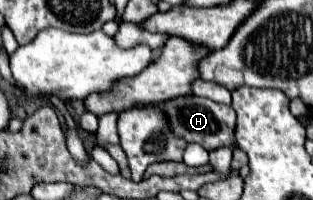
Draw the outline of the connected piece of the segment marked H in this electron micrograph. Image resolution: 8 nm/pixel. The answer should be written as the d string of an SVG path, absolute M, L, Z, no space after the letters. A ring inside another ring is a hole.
M196 95L176 97L170 101L164 101L158 105L168 115L168 127L172 127L172 133L180 139L186 139L188 143L198 143L206 151L218 149L220 145L232 145L234 139L234 127L236 127L236 113L230 105L222 105L210 99L202 99Z

